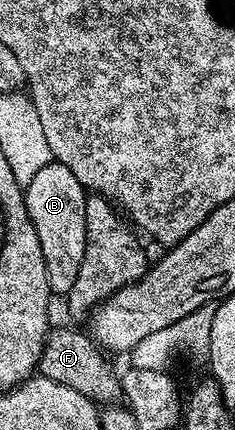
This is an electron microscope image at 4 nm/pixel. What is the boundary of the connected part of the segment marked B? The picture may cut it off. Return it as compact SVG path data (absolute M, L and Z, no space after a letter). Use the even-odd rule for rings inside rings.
M52 161L29 181L23 192L23 200L37 229L37 241L41 241L41 257L45 257L45 277L49 277L49 289L52 296L65 297L77 281L77 272L81 270L81 257L85 257L85 201L88 192L65 169L65 165Z

